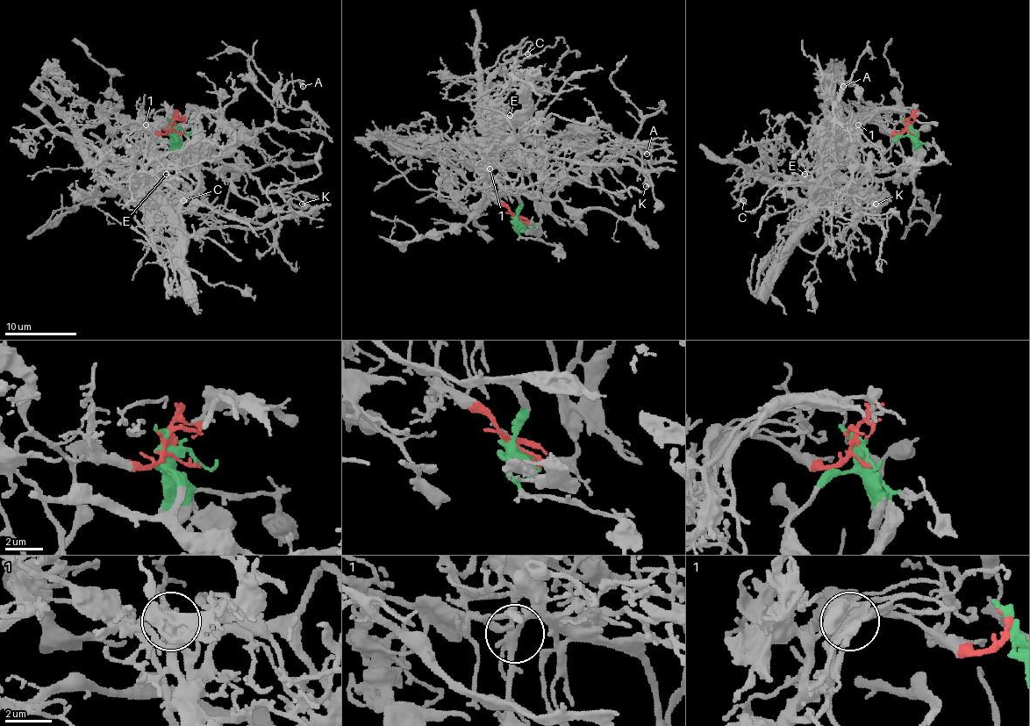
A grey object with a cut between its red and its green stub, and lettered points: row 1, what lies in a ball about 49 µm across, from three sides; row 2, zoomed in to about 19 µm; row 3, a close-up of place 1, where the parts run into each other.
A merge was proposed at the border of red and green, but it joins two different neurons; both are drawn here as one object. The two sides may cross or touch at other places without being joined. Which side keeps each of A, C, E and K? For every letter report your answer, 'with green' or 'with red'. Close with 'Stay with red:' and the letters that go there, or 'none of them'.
A: with green
C: with red
E: with red
K: with green
Stay with red: C, E

